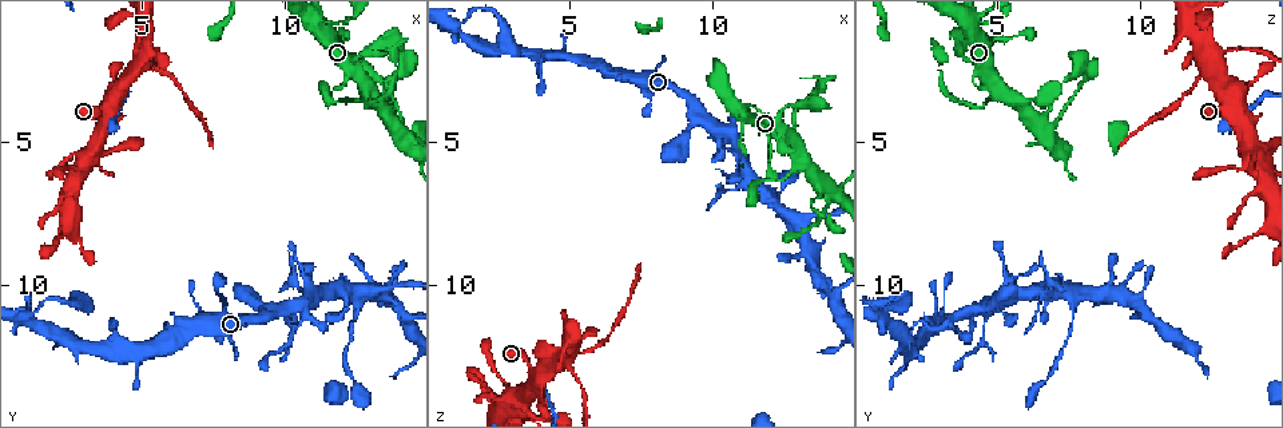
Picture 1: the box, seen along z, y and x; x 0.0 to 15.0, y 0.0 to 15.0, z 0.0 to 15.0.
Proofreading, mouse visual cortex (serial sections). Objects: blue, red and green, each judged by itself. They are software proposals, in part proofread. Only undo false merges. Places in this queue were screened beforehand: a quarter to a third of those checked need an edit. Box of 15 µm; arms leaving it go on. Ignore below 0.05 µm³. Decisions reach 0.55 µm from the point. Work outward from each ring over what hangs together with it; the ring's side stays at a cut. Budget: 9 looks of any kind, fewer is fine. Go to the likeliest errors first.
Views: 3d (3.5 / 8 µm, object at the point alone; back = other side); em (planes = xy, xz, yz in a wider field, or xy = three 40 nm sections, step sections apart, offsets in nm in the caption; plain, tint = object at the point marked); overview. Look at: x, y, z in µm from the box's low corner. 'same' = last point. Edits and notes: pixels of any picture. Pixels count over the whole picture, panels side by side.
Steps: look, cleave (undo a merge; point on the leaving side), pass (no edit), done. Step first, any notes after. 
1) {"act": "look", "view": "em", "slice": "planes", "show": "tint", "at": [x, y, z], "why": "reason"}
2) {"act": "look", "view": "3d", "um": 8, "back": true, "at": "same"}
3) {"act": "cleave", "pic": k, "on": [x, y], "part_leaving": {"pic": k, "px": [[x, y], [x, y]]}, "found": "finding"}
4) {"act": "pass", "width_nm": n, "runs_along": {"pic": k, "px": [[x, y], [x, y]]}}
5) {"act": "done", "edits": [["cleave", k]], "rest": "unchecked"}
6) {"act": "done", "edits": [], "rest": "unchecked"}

{"act": "look", "view": "3d", "um": 3.5, "at": [5.2, 2.2, 12.4], "why": "looks like a crossing"}

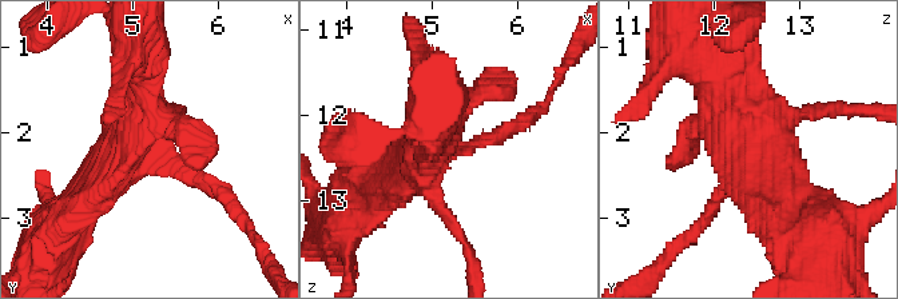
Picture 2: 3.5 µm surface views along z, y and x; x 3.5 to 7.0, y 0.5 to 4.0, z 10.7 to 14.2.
{"act": "look", "view": "em", "slice": "xy", "step": 5, "show": "tint", "at": [5.15, 2.25, 12.45], "why": "now the EM"}

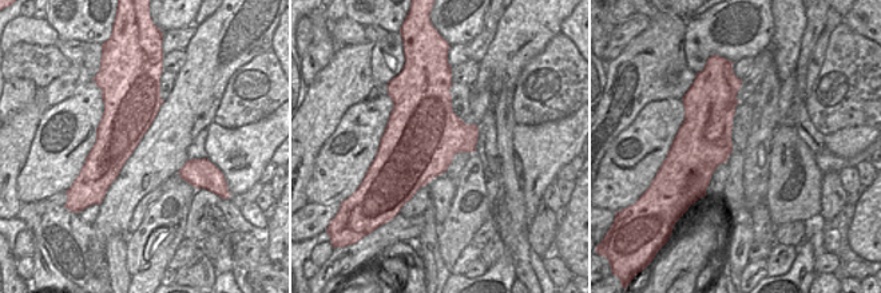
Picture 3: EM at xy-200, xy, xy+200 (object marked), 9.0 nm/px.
{"act": "cleave", "pic": 2, "on": [221, 191], "found": "a second cell is stuck on"}

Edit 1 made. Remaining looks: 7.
{"act": "look", "view": "3d", "um": 3.5, "at": [12.8, 3.3, 4.9]}

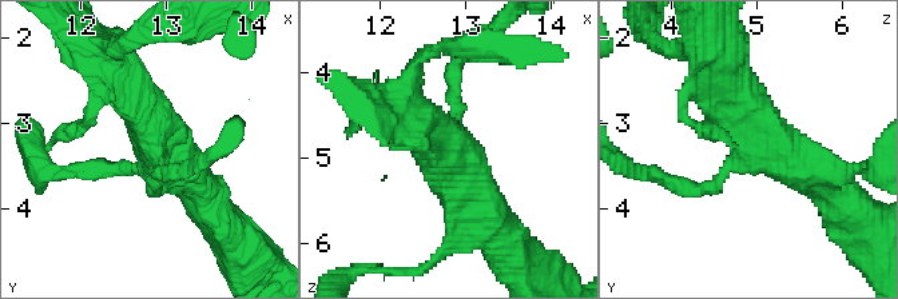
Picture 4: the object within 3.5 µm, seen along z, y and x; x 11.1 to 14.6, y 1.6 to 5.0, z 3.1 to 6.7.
{"act": "look", "view": "em", "slice": "xy", "step": 1, "show": "tint", "at": [12.85, 3.25, 4.85], "arms": 3, "arm_widths_nm": [150, 500, 500], "why": "shape alone is not enough"}

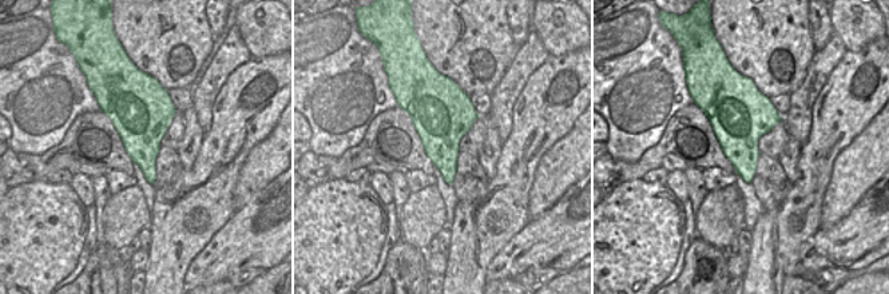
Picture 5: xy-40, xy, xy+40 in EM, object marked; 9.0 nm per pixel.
{"act": "look", "view": "em", "slice": "planes", "show": "tint", "at": "same"}

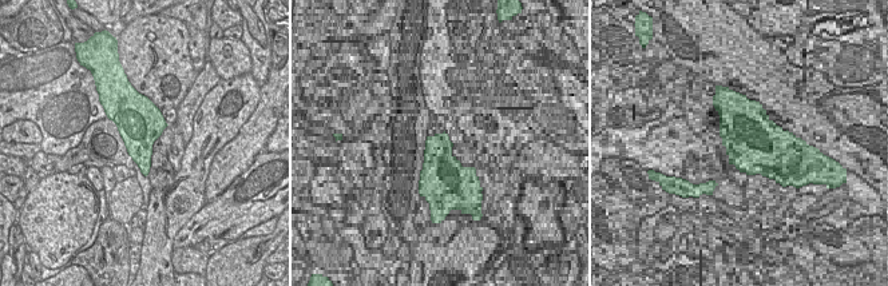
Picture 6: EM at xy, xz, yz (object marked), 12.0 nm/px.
{"act": "cleave", "pic": 4, "on": [456, 75], "width_nm": 500, "part_leaving": {"pic": 4, "px": [[720, 176], [686, 188], [635, 172]]}, "found": "two cells meet here"}

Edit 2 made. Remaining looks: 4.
{"act": "look", "view": "3d", "um": 3.5, "at": [0.9, 11.0, 0.9], "why": "three-way junction"}

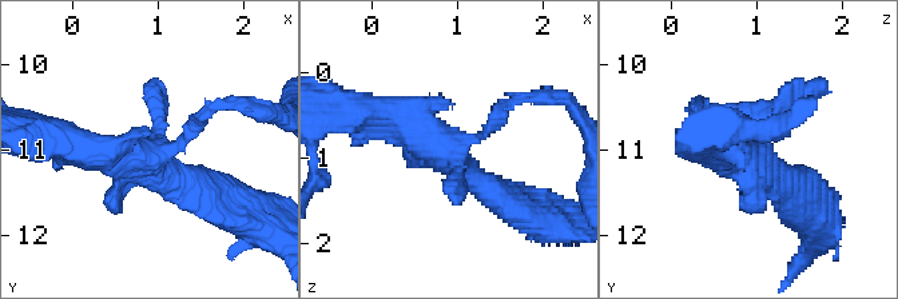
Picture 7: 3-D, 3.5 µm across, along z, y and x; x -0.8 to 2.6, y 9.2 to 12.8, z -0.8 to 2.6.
{"act": "look", "view": "em", "slice": "xy", "step": 1, "show": "tint", "at": [1.00, 11.00, 0.90]}

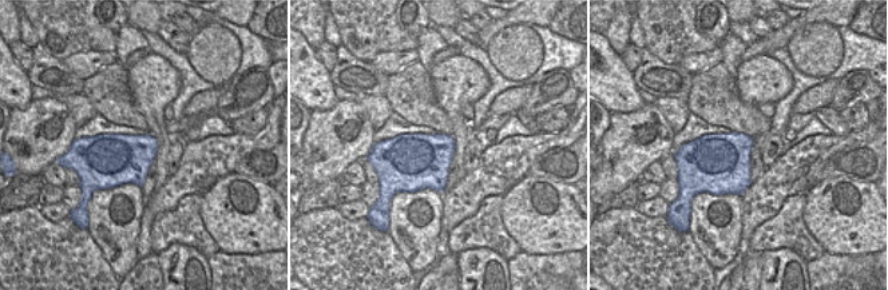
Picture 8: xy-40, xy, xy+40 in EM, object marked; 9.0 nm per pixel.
{"act": "look", "view": "em", "slice": "xy", "step": 5, "show": "tint", "at": "same"}

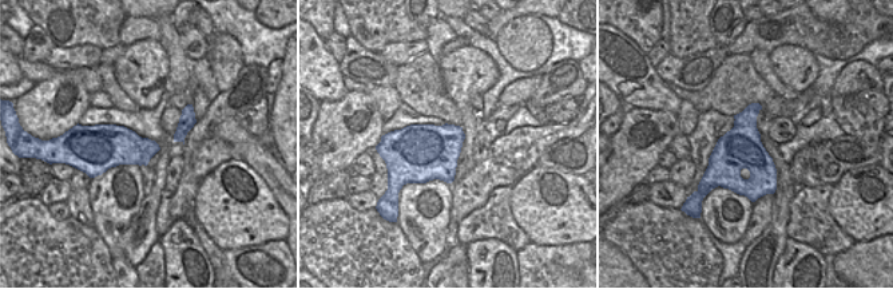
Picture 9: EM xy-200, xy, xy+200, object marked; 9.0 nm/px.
{"act": "pass", "runs_along": {"pic": 7, "px": [[806, 191], [779, 179], [700, 110]]}, "found": "continuous, no second cell"}

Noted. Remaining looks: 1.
{"act": "done", "edits": [["cleave", 2], ["cleave", 4]], "rest": "unchecked"}

